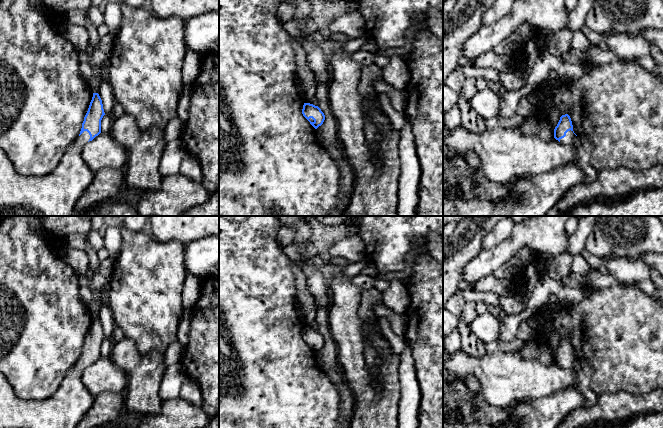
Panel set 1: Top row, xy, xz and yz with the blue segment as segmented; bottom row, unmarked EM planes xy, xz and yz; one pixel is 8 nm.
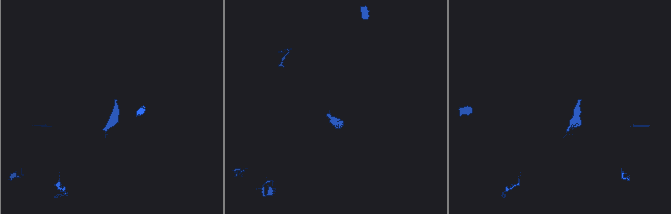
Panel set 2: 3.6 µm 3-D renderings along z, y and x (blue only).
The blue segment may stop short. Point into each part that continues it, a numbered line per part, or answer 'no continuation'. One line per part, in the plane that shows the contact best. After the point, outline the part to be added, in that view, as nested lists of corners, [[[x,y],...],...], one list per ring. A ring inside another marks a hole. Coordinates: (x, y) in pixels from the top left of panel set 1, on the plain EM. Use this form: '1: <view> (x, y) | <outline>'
1: yz (570, 361) | [[[570,354],[566,357],[566,360],[564,362],[560,363],[560,366],[562,368],[568,368],[568,369],[574,368],[575,362],[576,359],[573,357],[573,355]]]

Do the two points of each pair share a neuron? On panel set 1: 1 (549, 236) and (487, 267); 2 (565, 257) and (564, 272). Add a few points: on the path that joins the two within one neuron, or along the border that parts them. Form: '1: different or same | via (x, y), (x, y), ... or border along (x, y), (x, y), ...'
1: same | via (534, 236), (522, 236), (502, 253)
2: same | via (564, 261), (564, 268)

